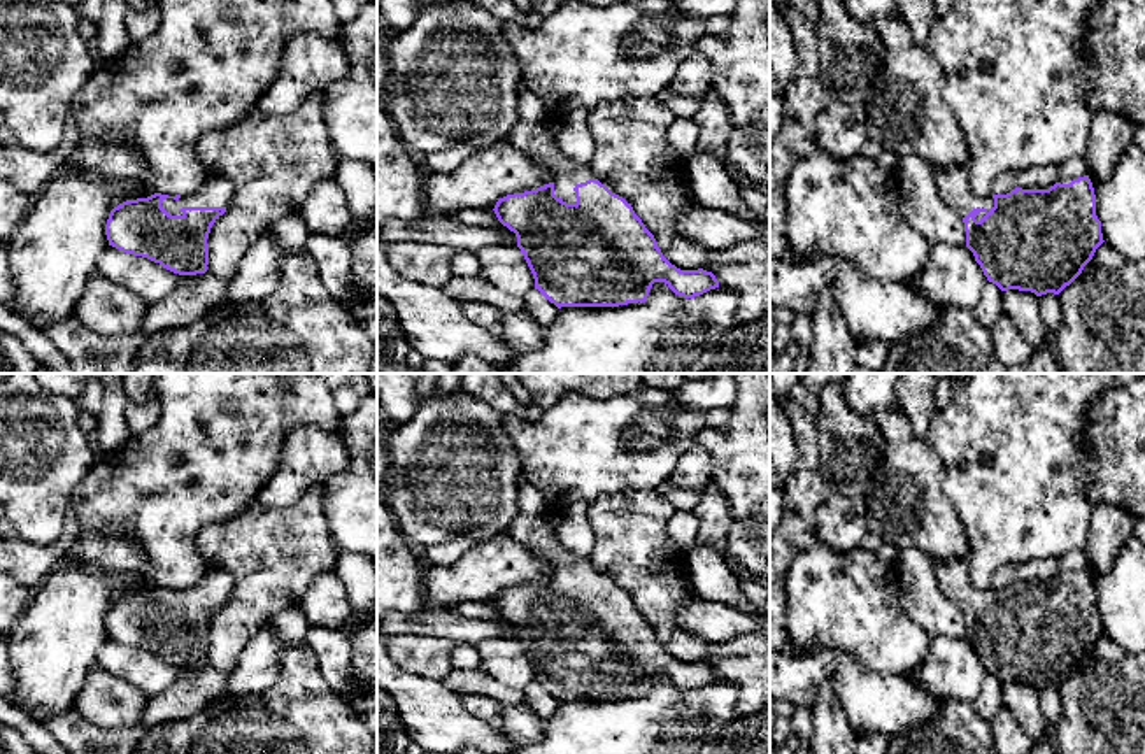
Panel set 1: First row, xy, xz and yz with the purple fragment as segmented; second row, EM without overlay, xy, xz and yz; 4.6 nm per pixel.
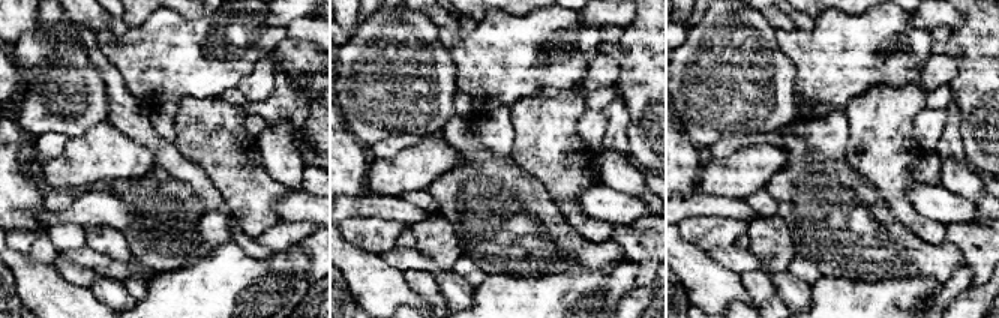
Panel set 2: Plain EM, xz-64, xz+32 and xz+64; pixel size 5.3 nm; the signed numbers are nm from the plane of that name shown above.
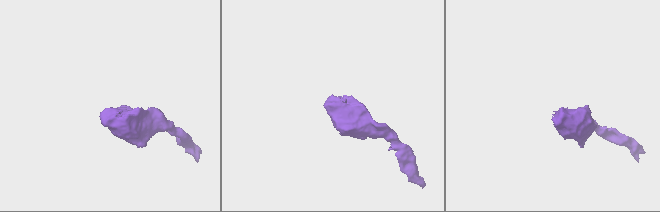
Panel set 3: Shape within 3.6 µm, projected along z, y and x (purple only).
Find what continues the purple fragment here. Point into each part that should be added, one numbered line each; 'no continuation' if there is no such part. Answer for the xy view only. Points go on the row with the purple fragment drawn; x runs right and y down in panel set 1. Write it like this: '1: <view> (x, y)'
1: xy (214, 192)

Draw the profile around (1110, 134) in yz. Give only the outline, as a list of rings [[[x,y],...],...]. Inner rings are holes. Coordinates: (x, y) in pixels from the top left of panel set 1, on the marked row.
[[[1098,112],[1092,116],[1084,154],[1091,182],[1110,177],[1120,154],[1133,146],[1134,128],[1119,114]]]

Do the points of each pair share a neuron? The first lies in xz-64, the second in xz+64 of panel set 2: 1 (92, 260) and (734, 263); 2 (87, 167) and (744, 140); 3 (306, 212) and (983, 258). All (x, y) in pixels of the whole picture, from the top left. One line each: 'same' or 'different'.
1: same
2: different
3: different

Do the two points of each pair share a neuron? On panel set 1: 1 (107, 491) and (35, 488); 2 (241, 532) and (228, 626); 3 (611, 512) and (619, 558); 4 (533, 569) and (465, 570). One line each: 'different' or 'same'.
1: different
2: same
3: same
4: same

